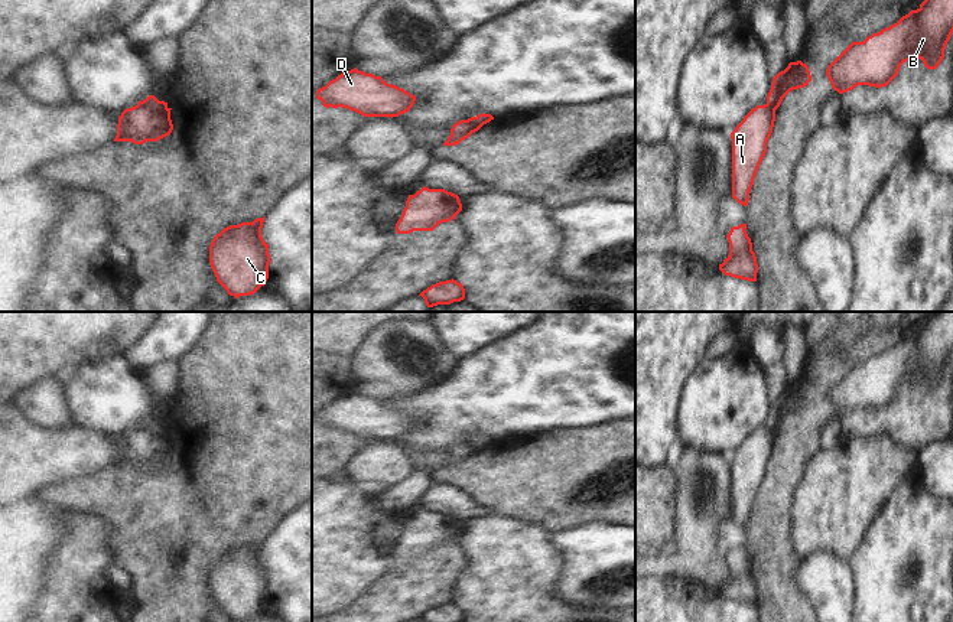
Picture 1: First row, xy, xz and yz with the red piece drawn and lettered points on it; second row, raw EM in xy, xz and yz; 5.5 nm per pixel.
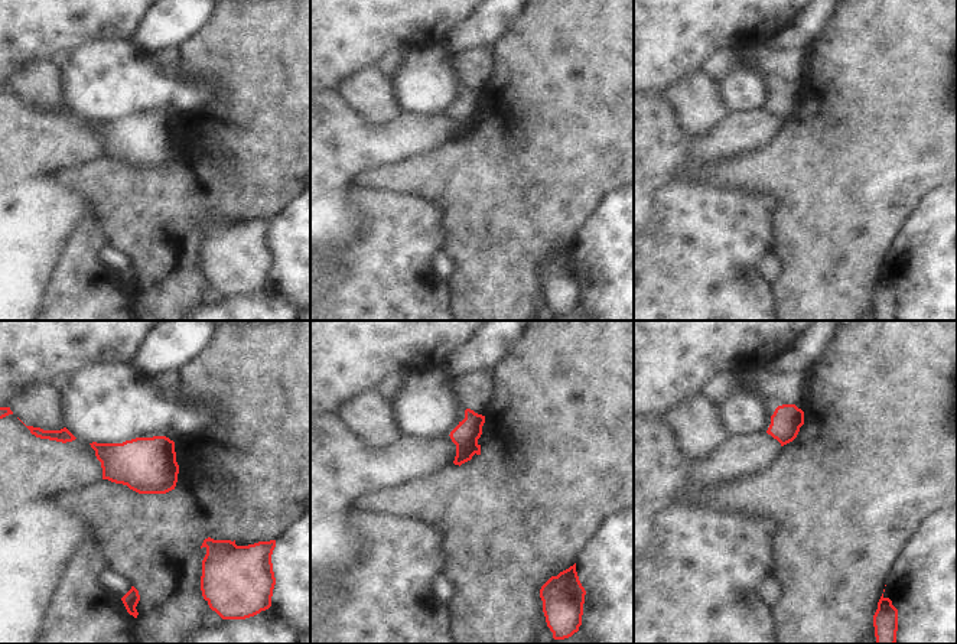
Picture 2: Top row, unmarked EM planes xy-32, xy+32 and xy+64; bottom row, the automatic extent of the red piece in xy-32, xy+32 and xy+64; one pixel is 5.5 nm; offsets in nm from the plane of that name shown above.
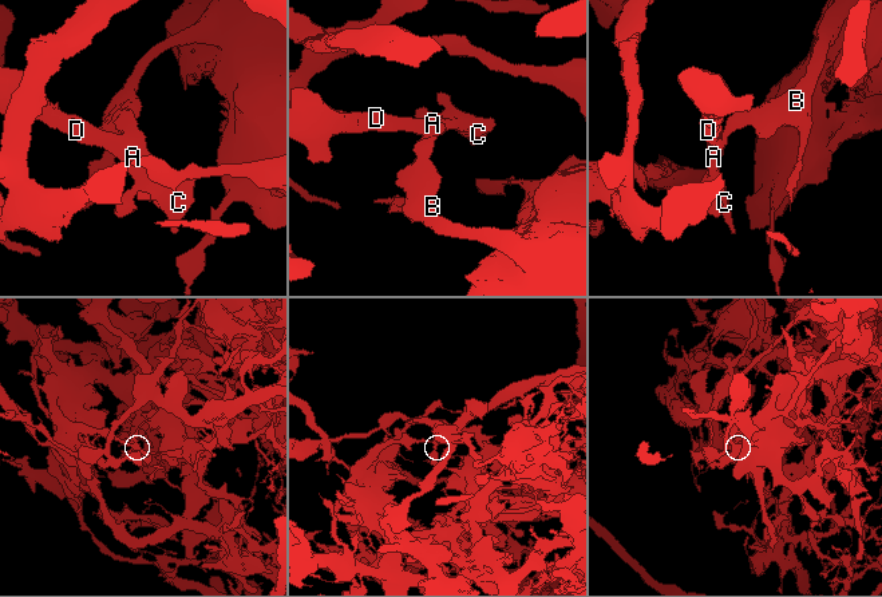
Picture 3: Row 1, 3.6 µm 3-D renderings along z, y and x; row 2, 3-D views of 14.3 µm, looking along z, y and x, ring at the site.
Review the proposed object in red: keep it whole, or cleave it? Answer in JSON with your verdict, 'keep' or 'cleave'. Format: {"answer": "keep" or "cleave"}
{"answer": "cleave"}

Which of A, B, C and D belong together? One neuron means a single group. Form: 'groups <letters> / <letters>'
groups A C D / B

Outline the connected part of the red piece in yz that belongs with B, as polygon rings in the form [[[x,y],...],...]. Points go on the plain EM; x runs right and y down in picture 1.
[[[941,312],[928,319],[917,333],[911,333],[897,346],[872,356],[863,365],[852,365],[826,393],[830,408],[839,417],[858,408],[887,410],[901,388],[915,381],[927,393],[936,393],[944,381],[944,372],[953,356],[953,312]]]

